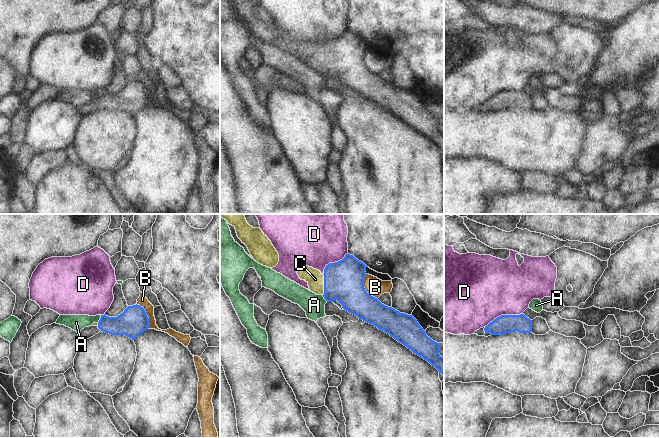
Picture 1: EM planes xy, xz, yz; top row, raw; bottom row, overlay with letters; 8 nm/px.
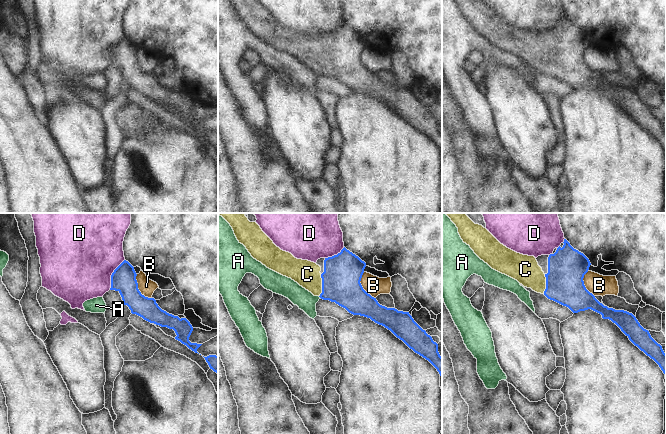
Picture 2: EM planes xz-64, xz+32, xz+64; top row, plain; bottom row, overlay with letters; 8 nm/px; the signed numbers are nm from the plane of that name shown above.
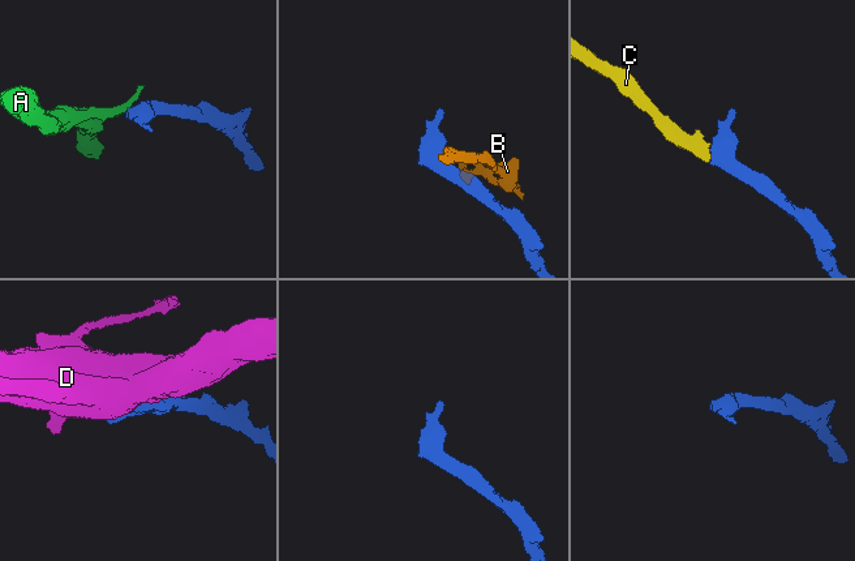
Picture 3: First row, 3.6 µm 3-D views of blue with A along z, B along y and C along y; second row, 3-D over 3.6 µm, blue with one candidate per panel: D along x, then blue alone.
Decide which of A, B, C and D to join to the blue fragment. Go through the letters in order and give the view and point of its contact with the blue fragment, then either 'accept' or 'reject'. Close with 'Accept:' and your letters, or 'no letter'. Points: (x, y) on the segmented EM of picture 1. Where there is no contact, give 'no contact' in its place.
A: contact xy (100, 319); reject
B: contact xz (364, 288); reject
C: contact xz (324, 284); accept
D: contact yz (503, 315); reject
Accept: C

